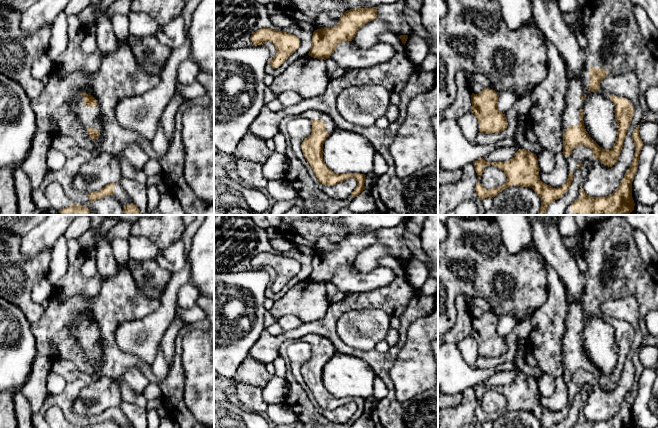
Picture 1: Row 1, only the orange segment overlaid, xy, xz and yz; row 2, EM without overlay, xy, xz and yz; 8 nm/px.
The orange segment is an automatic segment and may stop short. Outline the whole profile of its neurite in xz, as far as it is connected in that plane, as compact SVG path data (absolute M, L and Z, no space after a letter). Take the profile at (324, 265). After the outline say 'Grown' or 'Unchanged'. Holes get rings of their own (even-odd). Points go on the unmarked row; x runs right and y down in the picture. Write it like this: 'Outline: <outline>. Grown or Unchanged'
Outline: M377 231L347 234L339 242L339 247L331 252L321 252L313 256L309 280L328 283L339 267L352 265L357 255L377 241Z. Unchanged

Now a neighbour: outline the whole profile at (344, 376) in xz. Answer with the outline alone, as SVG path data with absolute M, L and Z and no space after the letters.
M336 353L323 368L323 385L335 398L360 397L369 399L374 395L377 377L370 365L361 358Z

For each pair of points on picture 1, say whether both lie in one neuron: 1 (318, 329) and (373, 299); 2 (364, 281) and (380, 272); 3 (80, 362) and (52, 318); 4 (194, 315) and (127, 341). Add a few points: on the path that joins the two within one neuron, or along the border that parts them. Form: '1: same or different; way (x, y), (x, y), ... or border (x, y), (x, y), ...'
1: same; way (332, 317), (344, 305), (359, 301)
2: same; way (368, 281), (371, 281), (376, 276)
3: same; way (72, 351), (54, 333), (54, 329)
4: different; border (177, 308), (175, 313)

